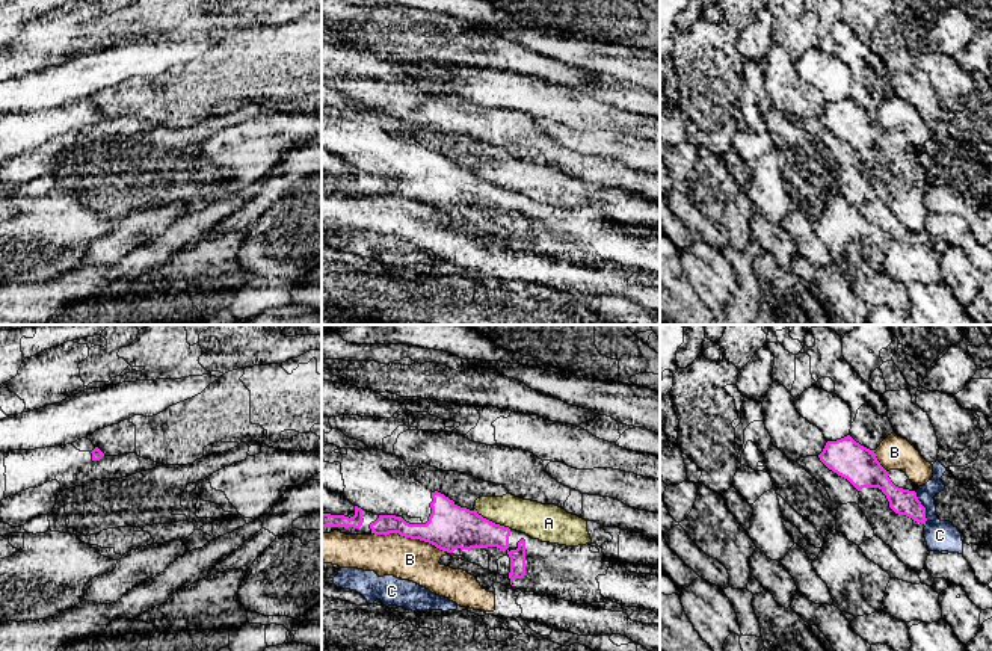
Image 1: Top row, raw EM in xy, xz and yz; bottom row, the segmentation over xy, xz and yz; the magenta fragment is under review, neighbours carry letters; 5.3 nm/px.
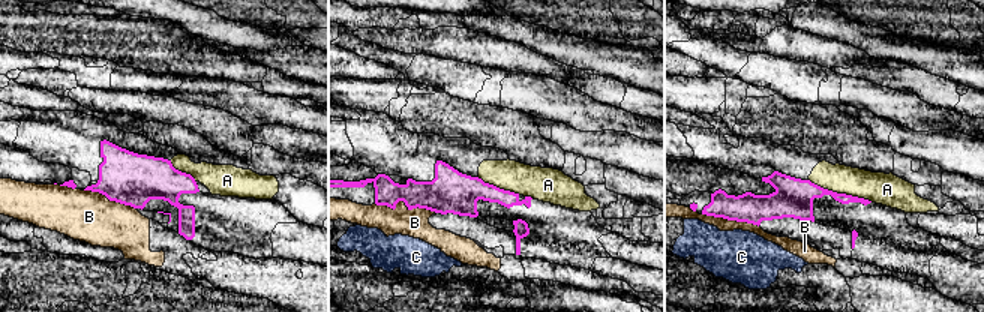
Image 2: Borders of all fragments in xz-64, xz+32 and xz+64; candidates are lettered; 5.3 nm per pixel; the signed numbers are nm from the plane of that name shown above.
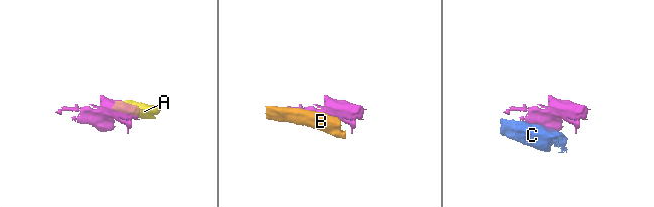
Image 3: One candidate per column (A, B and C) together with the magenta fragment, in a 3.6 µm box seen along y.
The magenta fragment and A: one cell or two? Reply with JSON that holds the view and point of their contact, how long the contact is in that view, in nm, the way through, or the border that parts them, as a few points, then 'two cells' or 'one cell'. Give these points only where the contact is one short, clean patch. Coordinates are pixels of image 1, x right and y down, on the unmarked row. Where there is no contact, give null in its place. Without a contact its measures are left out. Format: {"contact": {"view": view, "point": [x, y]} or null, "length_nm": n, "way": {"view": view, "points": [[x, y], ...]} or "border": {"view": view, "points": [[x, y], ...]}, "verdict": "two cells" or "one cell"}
{"contact": {"view": "xz", "point": [491, 183]}, "length_nm": 220, "verdict": "two cells"}

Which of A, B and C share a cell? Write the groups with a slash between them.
A / B / C

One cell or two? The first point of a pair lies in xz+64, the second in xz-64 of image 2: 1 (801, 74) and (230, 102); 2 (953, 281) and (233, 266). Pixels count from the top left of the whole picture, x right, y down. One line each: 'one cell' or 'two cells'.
1: one cell
2: two cells

